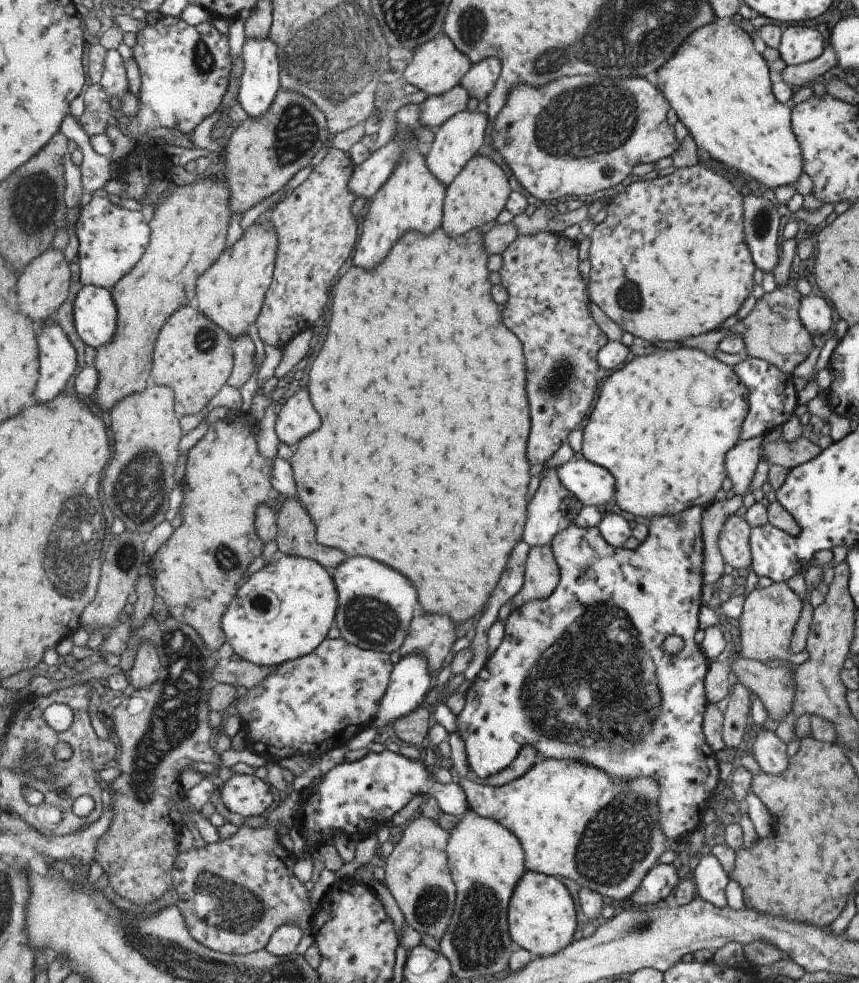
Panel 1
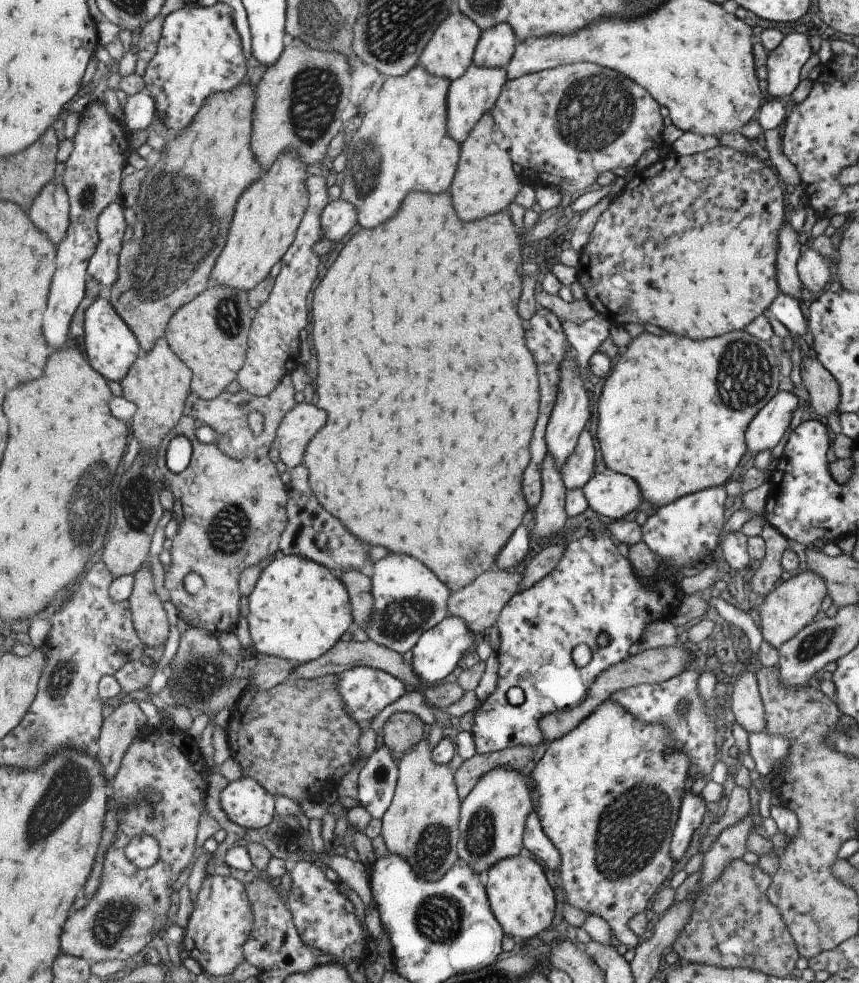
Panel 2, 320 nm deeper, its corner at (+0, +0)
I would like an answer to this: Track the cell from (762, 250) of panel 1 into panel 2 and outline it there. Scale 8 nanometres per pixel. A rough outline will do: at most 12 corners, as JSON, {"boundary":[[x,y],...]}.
{"boundary":[[778,290],[767,310],[791,336],[807,332],[799,302]]}

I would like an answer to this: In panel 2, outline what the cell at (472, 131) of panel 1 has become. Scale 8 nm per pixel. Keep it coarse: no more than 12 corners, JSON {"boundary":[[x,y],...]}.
{"boundary":[[473,63],[446,92],[446,131],[465,140],[493,106],[504,67]]}

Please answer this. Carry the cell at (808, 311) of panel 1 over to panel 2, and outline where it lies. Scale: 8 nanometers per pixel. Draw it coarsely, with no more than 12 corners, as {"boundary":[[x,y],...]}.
{"boundary":[[809,247],[796,260],[802,288],[819,292],[829,263]]}

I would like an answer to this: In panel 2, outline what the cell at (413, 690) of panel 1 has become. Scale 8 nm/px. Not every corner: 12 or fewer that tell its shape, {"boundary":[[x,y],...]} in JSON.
{"boundary":[[449,615],[420,636],[410,665],[437,684],[480,635]]}

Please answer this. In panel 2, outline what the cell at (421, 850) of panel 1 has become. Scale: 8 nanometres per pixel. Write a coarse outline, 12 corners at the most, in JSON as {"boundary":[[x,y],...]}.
{"boundary":[[417,741],[380,836],[428,881],[457,860],[454,773]]}

